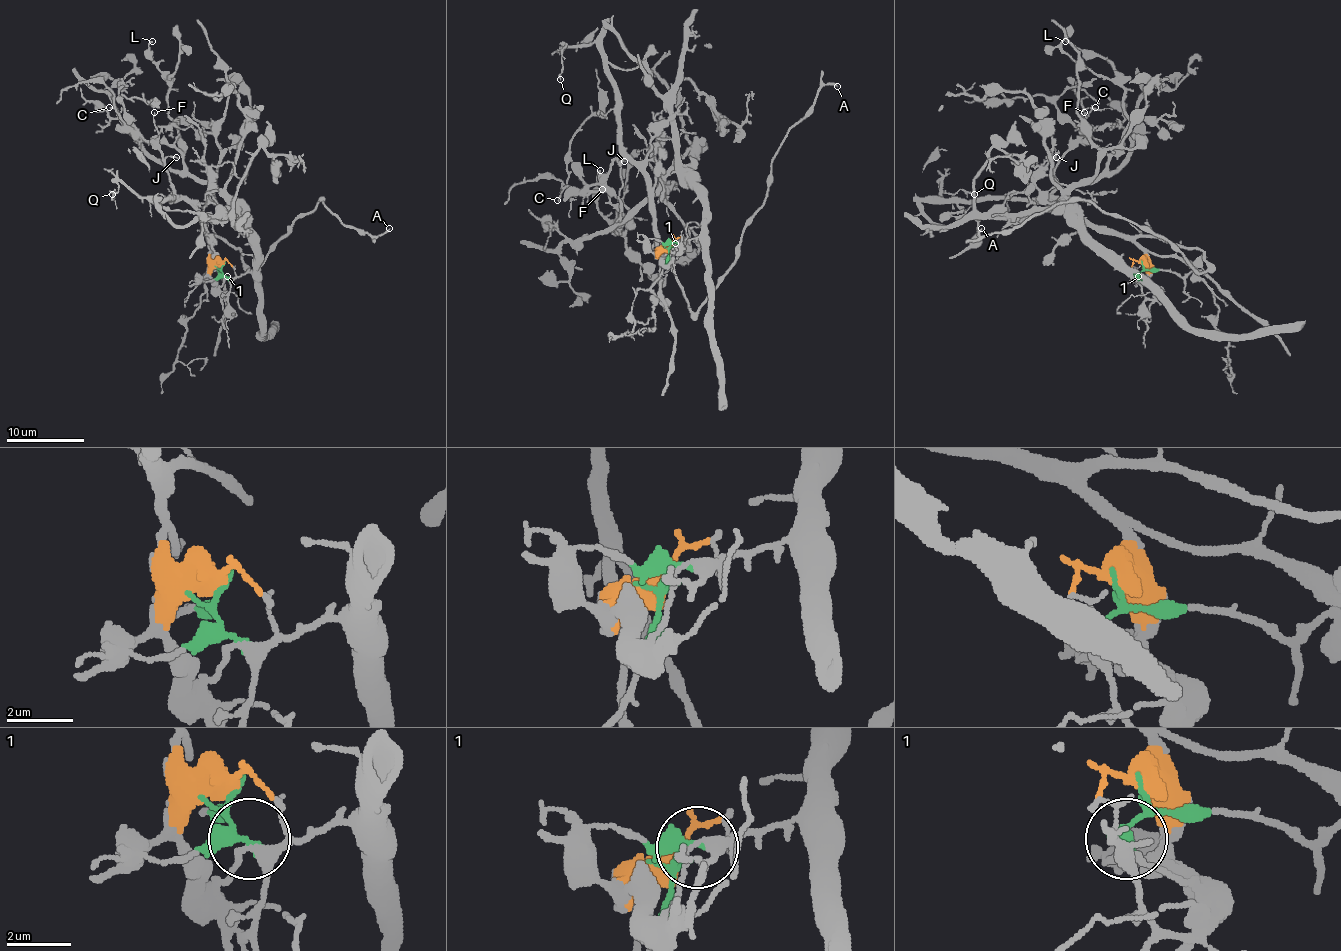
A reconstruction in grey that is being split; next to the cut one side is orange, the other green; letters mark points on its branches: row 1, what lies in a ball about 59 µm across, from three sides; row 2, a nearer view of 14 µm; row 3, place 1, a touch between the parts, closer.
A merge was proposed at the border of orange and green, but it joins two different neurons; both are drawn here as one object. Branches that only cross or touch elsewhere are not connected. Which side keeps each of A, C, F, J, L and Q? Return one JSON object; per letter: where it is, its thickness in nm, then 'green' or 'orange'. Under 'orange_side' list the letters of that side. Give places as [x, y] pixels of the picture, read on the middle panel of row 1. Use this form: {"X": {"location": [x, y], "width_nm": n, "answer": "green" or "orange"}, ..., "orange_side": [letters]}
{"A": {"location": [837, 86], "width_nm": 150, "answer": "orange"}, "C": {"location": [557, 200], "width_nm": 140, "answer": "orange"}, "F": {"location": [602, 189], "width_nm": 120, "answer": "orange"}, "J": {"location": [624, 161], "width_nm": 140, "answer": "orange"}, "L": {"location": [600, 170], "width_nm": 140, "answer": "green"}, "Q": {"location": [560, 79], "width_nm": 150, "answer": "orange"}, "orange_side": ["A", "C", "F", "J", "Q"]}

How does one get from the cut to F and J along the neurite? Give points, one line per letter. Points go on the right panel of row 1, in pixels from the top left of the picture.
F: (1142, 264), (1144, 253), (1134, 243), (1117, 235), (1099, 233), (1053, 194), (1057, 161), (1080, 134), (1084, 113)
J: (1142, 264), (1144, 253), (1134, 243), (1117, 235), (1099, 233), (1053, 194), (1057, 185), (1055, 155), (1057, 157)

